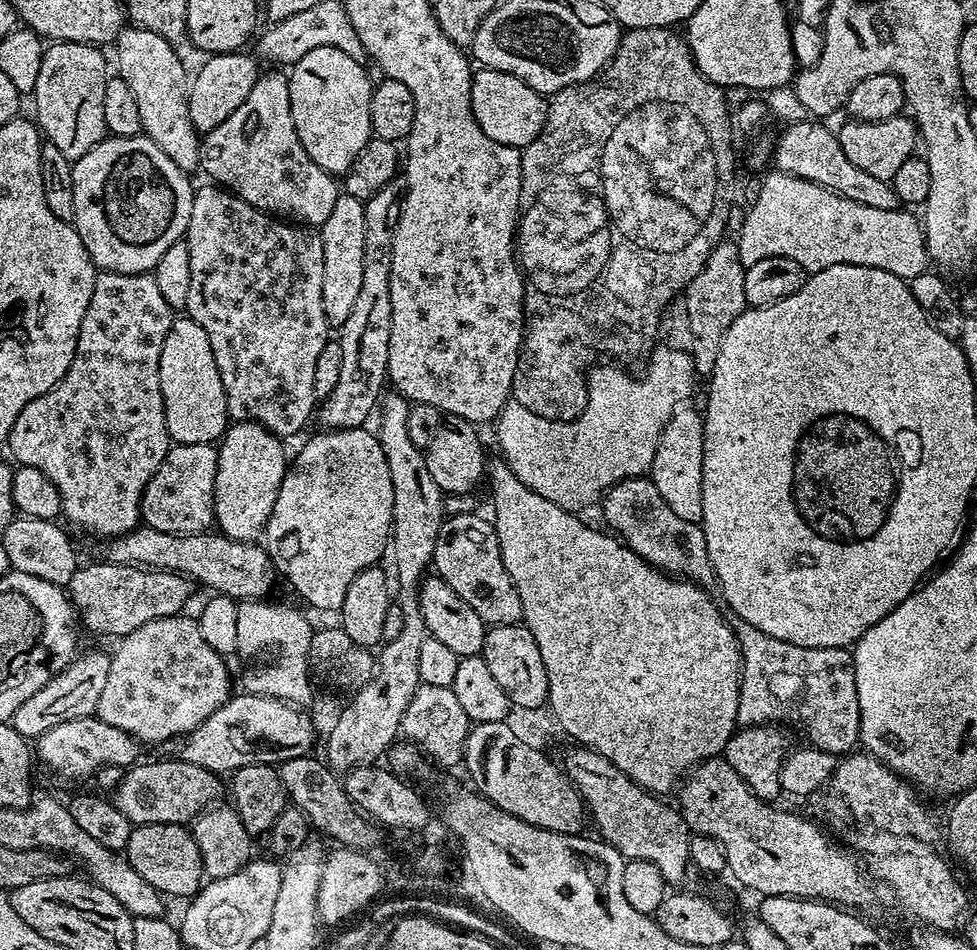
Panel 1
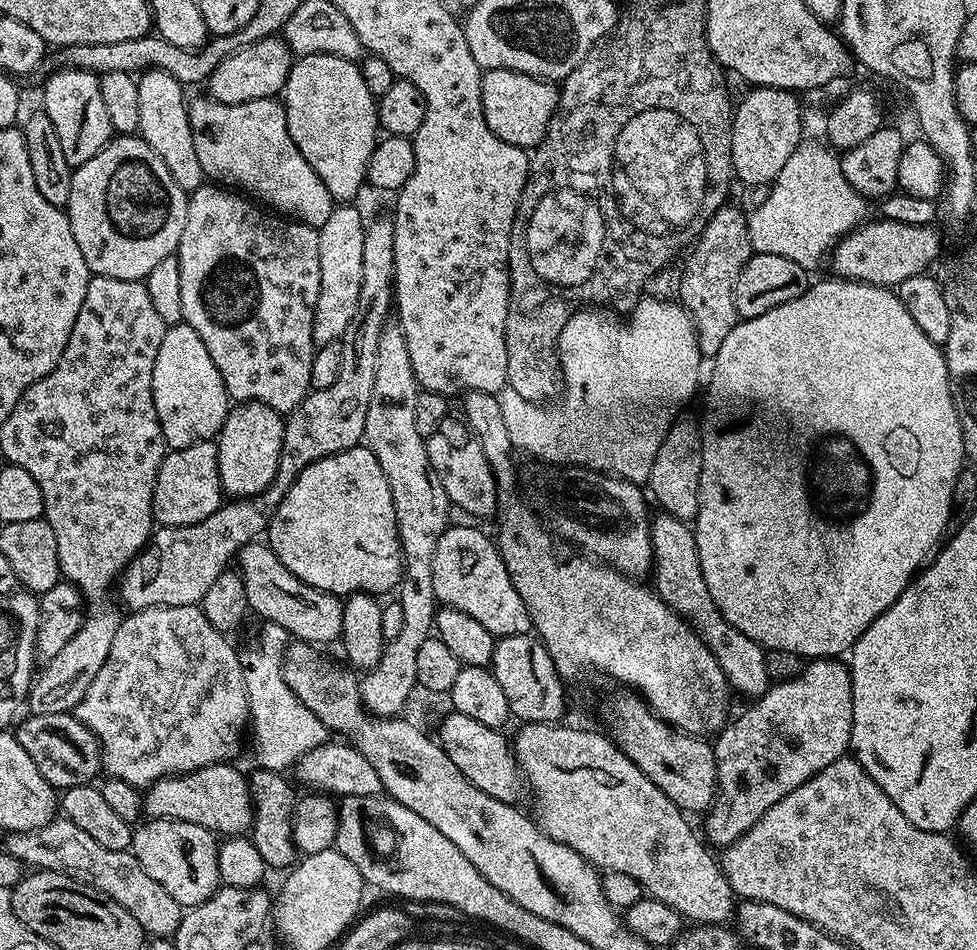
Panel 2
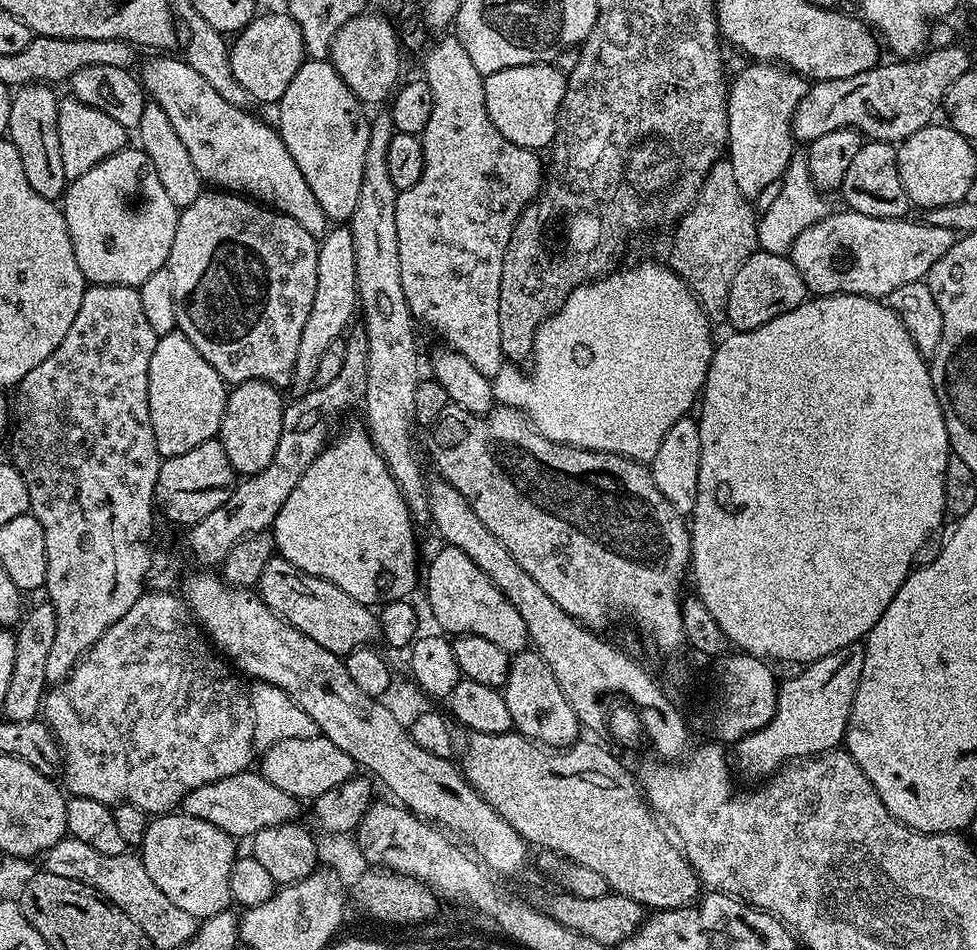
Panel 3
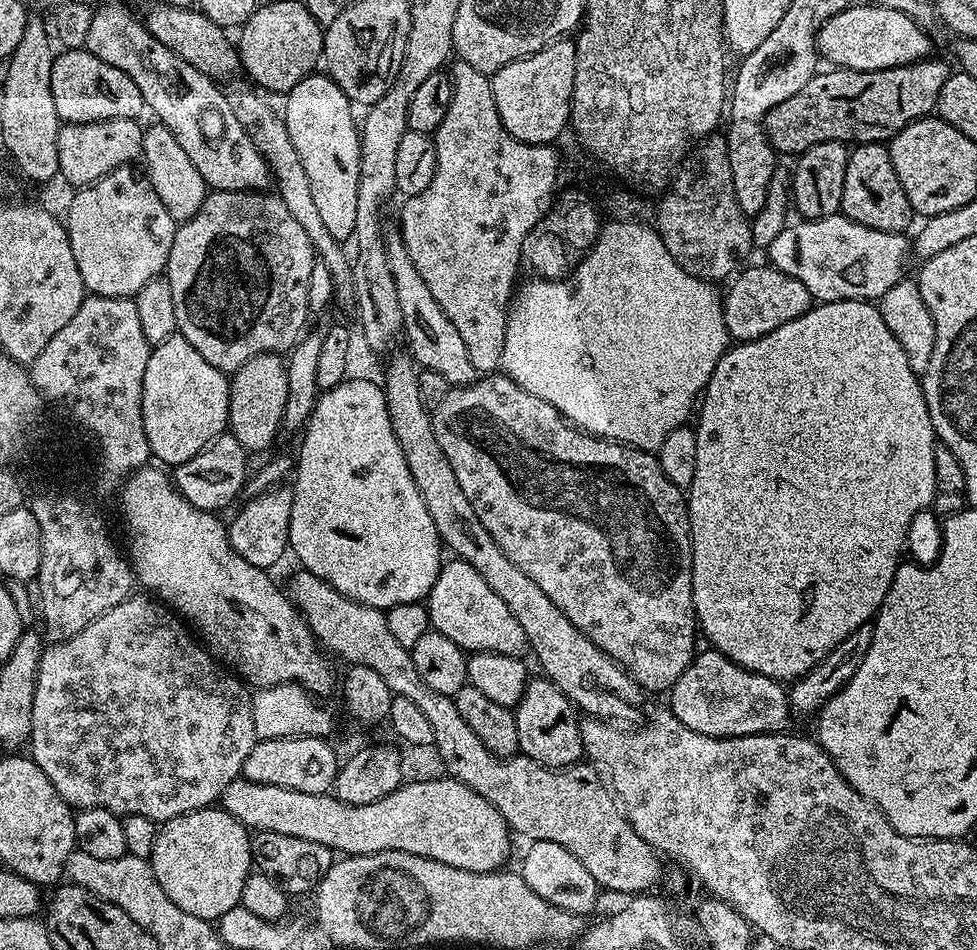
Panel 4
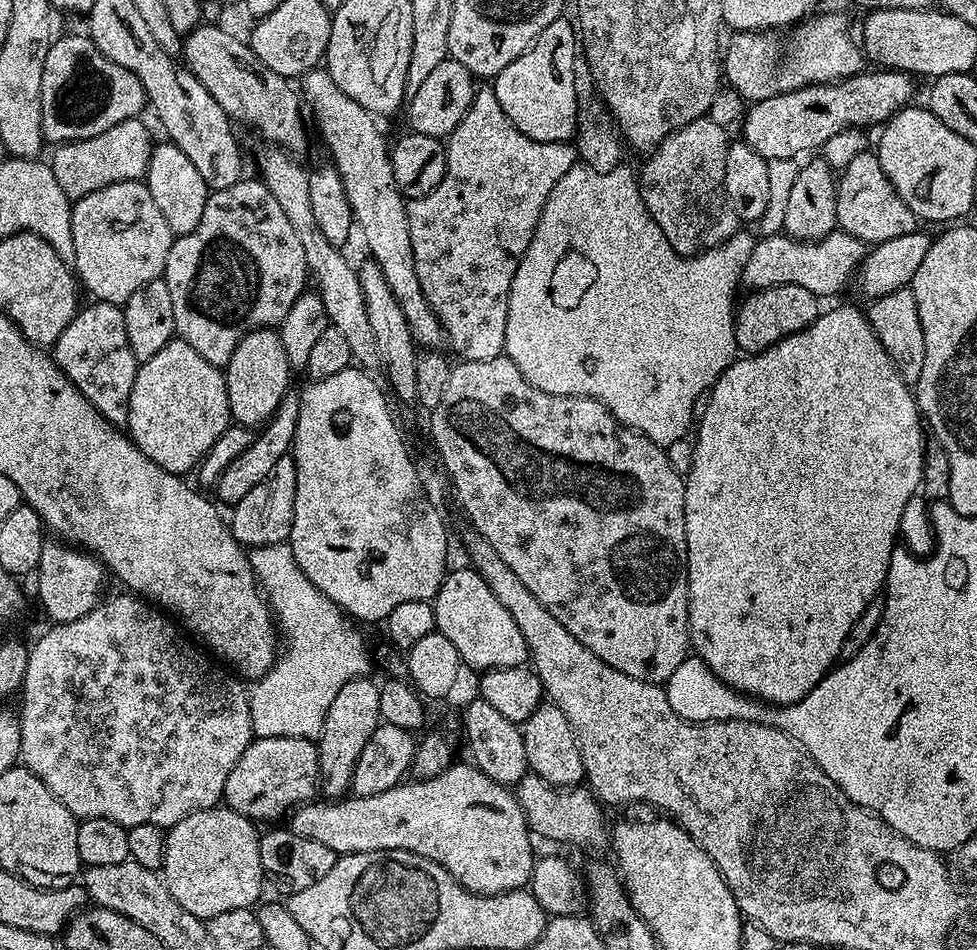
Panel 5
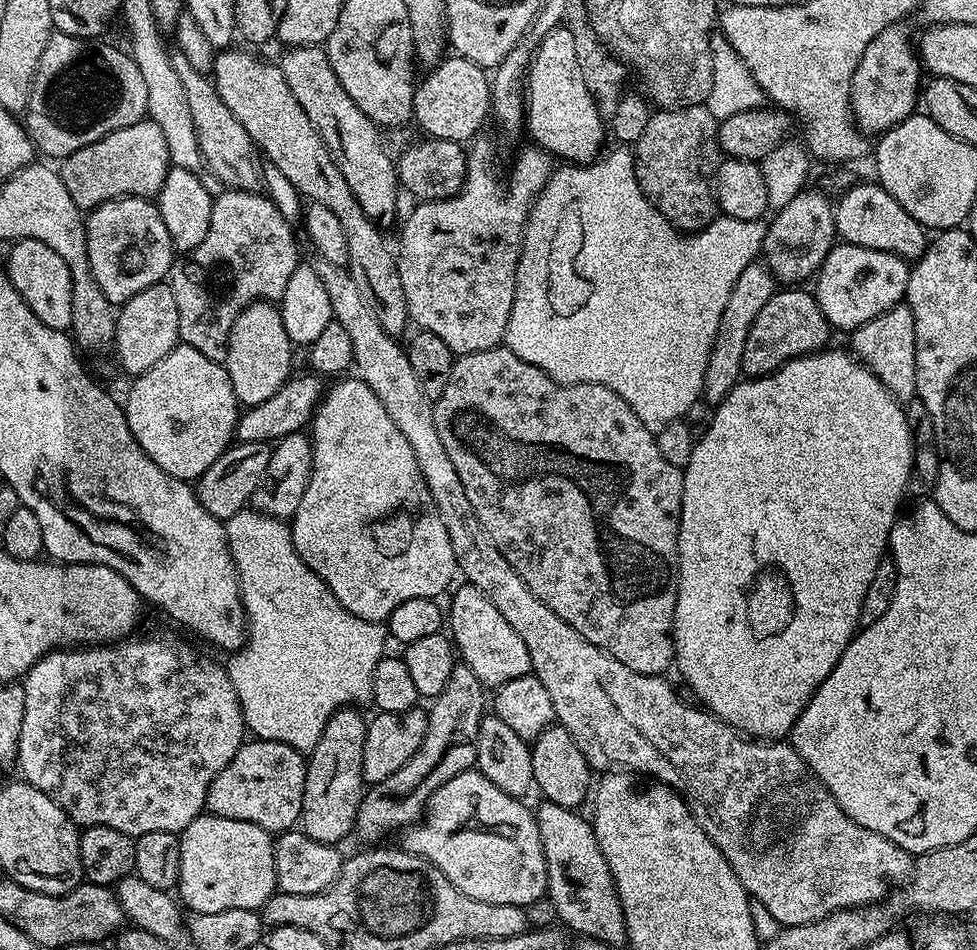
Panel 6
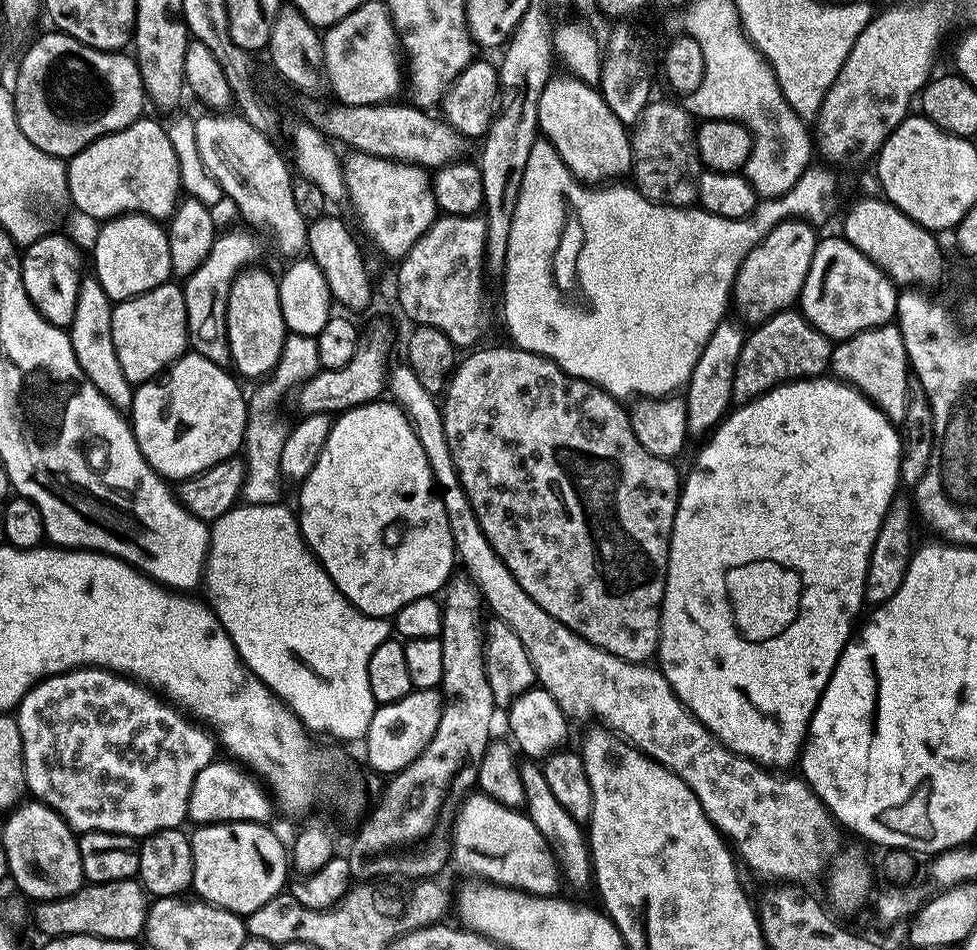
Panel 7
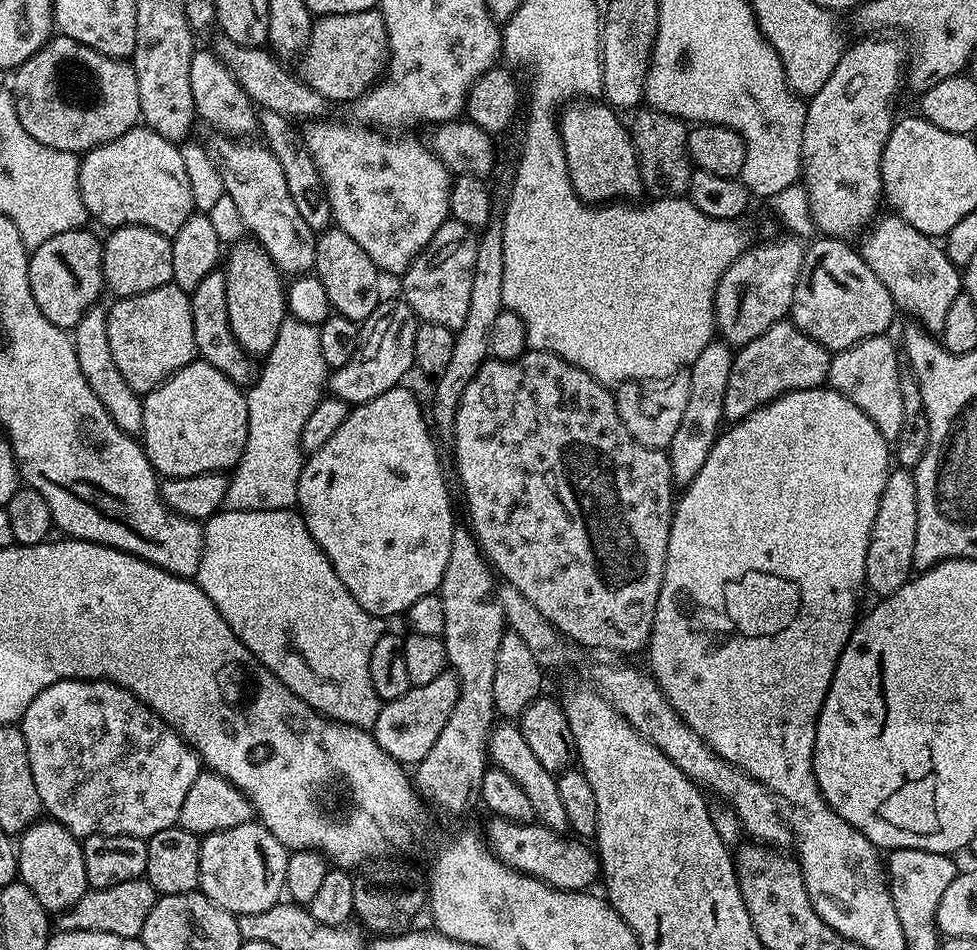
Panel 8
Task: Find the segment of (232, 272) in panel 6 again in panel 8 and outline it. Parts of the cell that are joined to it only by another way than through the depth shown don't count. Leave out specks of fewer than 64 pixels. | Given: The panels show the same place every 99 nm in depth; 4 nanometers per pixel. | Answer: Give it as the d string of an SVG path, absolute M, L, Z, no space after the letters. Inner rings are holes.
M217 270L206 274L206 278L202 278L202 282L198 282L198 286L191 292L190 299L194 322L194 342L199 359L214 366L214 370L226 374L230 382L241 386L255 384L258 375L257 361L245 352L244 347L234 338L230 330L230 322L226 314L223 271Z

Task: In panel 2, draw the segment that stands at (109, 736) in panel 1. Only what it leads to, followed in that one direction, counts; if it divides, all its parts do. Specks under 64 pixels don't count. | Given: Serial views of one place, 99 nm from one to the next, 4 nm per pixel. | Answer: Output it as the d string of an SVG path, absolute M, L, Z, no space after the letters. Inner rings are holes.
M72 712L38 714L37 716L28 714L25 717L25 720L14 728L16 741L22 746L22 750L26 750L26 754L30 754L30 759L34 762L34 766L38 766L42 778L46 778L46 782L50 782L53 788L63 790L91 784L97 779L96 775L101 775L100 744L96 740L95 734L86 726L82 726L80 719Z

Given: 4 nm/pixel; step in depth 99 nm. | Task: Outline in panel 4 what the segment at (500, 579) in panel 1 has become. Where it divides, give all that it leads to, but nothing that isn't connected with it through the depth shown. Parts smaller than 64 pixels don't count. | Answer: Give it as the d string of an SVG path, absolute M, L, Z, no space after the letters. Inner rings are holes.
M459 558L449 561L449 564L448 561L441 563L438 578L426 597L429 625L465 653L493 652L523 657L529 651L526 630L522 630L518 618L510 614L506 602L486 586L486 578L482 578L474 566Z

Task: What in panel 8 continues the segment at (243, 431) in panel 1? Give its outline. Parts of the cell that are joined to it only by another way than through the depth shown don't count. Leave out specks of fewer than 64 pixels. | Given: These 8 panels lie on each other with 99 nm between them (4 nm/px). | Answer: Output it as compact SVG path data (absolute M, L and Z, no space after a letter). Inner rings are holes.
M247 239L238 241L226 252L226 263L222 268L226 314L230 330L245 352L253 358L263 358L274 346L278 330L286 318L286 284L259 240Z

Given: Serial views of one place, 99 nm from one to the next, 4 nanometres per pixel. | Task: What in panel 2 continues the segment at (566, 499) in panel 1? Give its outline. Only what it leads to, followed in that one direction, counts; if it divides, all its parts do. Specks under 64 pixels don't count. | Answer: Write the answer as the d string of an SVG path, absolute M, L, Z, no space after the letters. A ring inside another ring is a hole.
M652 296L638 301L628 320L619 320L608 311L612 310L588 306L576 311L566 326L562 326L558 341L562 399L552 406L557 408L532 404L507 386L499 392L498 399L513 449L520 451L521 448L540 460L549 460L547 463L552 466L583 466L644 486L650 470L654 470L658 446L662 446L666 434L681 415L680 407L695 394L700 380L702 357L696 327L683 304L667 304Z

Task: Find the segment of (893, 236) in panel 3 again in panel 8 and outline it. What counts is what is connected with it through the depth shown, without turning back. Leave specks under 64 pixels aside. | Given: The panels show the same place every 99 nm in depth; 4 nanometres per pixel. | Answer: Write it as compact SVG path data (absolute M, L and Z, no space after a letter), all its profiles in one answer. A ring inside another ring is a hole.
M713 342L706 346L706 350L702 350L702 354L698 354L698 358L690 366L686 410L682 410L682 422L678 422L678 430L674 430L674 438L666 449L673 485L687 486L697 476L722 431L725 423L726 382L730 382L733 355L733 349L729 345Z

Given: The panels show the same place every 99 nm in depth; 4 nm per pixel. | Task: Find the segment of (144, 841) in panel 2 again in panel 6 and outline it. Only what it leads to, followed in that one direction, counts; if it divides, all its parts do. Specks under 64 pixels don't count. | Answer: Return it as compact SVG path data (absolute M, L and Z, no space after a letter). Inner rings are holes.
M201 814L179 833L179 837L182 862L178 896L180 892L179 899L189 913L260 910L277 891L273 837L266 829L234 818Z

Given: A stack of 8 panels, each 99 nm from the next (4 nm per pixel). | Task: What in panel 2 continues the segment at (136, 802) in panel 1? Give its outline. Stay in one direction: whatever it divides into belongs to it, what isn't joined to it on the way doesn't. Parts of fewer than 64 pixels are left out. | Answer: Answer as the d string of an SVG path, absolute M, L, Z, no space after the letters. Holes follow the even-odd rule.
M211 764L154 782L142 796L144 816L149 820L194 822L194 826L202 826L224 838L245 835L252 826L252 796L248 792L248 776L234 765Z

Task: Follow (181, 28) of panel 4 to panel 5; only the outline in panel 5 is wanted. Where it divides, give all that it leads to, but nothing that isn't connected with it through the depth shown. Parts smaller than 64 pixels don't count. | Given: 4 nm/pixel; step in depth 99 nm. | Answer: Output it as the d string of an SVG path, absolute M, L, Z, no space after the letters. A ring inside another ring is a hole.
M212 22L201 23L199 28L183 37L183 63L194 73L198 82L206 86L210 98L222 106L233 121L249 124L261 141L283 148L289 154L301 154L308 148L308 132L304 129L304 116L300 113L302 96L292 89L293 81L282 74L274 74L247 43L231 36L224 28L215 28Z

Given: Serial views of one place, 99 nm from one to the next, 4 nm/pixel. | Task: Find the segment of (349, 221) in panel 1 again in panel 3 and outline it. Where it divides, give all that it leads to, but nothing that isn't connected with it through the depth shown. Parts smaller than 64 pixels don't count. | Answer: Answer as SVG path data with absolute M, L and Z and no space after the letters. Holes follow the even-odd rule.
M329 227L318 244L318 286L314 286L314 306L310 306L306 326L302 326L302 338L298 342L298 358L294 358L290 385L293 397L304 396L314 387L314 373L318 371L323 352L335 340L341 339L346 329L353 323L352 315L355 317L358 312L357 286L358 274L351 227Z

